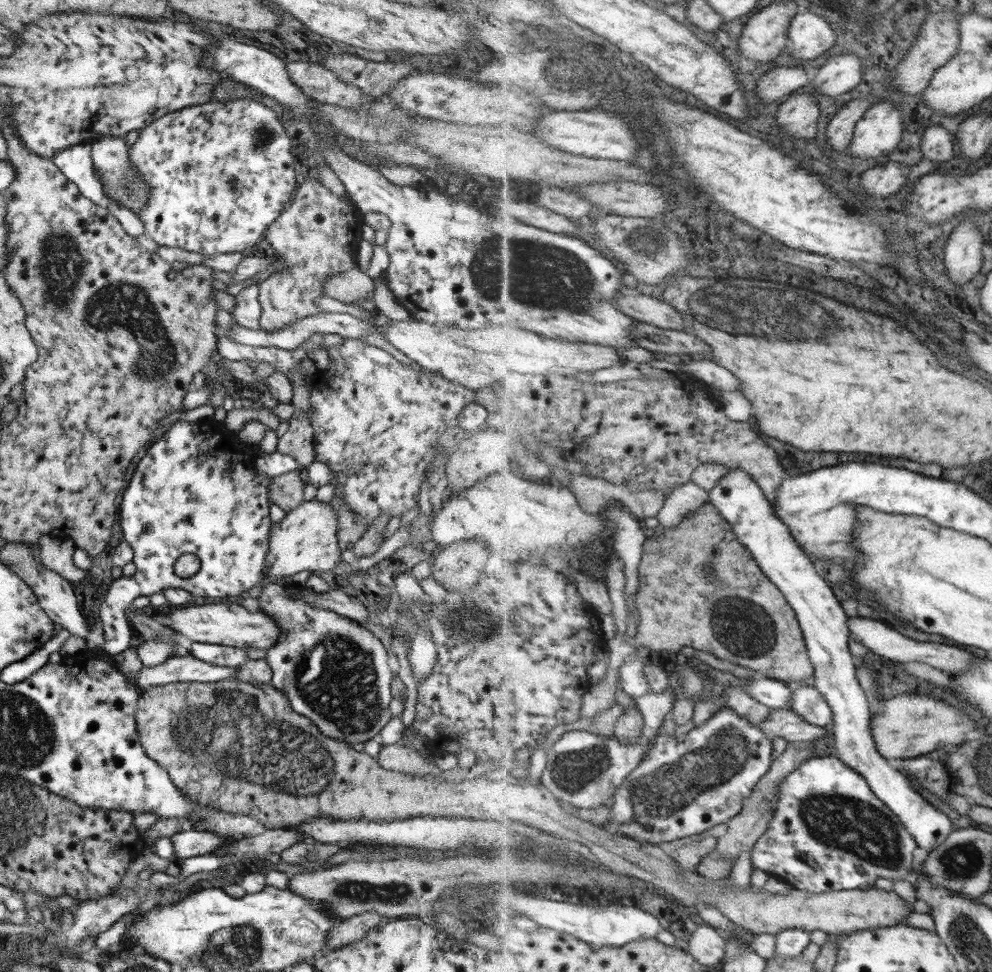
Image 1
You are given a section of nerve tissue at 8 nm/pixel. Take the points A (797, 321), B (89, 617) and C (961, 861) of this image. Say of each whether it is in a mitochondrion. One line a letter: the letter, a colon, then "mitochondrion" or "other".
A: mitochondrion
B: other
C: mitochondrion

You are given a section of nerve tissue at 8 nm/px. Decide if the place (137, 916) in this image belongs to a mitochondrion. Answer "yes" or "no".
no

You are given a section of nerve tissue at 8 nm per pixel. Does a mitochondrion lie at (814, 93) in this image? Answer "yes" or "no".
no

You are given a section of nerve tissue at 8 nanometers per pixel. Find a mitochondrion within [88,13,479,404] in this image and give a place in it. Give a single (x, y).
(124, 185)

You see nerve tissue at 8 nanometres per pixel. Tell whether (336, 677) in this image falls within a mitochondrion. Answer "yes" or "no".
yes

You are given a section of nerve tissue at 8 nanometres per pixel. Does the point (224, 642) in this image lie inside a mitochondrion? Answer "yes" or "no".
no

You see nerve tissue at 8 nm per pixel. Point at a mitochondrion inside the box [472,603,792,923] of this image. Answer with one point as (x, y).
(654, 796)

